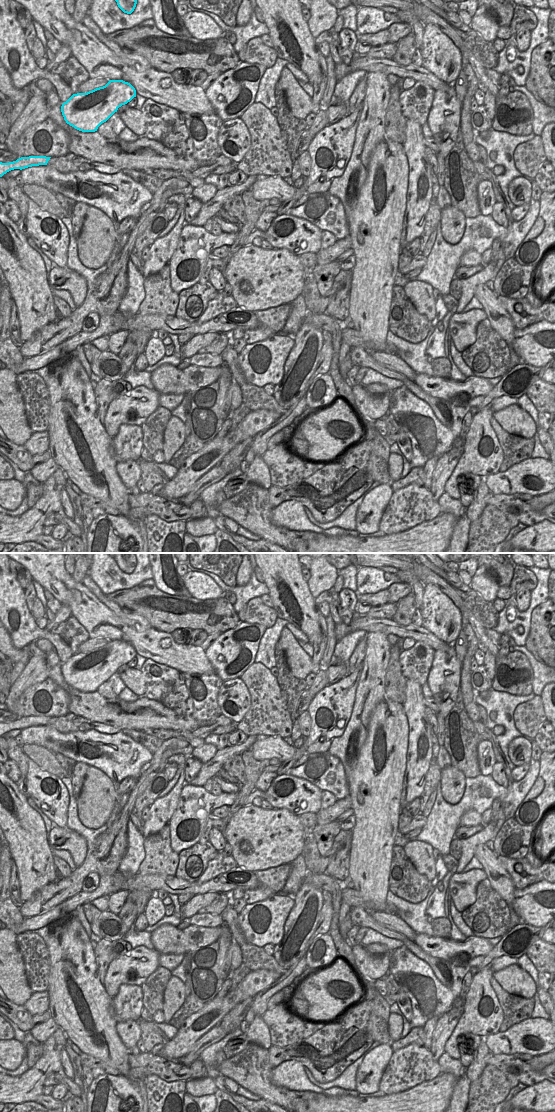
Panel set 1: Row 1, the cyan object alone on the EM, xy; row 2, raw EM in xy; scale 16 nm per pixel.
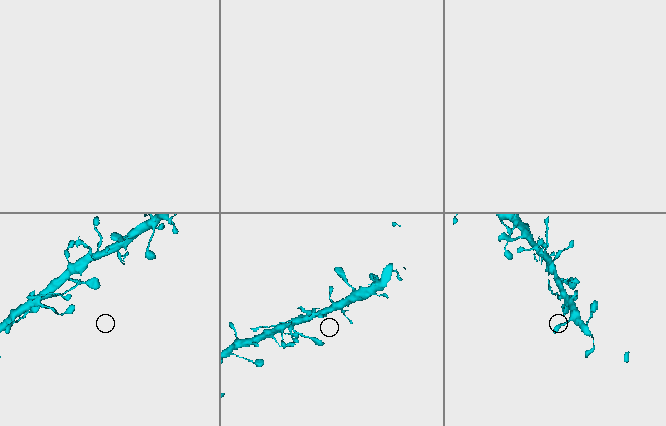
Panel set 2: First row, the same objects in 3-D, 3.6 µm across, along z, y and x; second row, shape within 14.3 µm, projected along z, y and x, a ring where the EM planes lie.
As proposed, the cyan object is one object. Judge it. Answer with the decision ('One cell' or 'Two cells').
One cell.

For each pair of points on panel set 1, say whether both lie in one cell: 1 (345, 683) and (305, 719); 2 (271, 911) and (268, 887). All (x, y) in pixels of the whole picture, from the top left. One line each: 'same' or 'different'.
1: different
2: different

